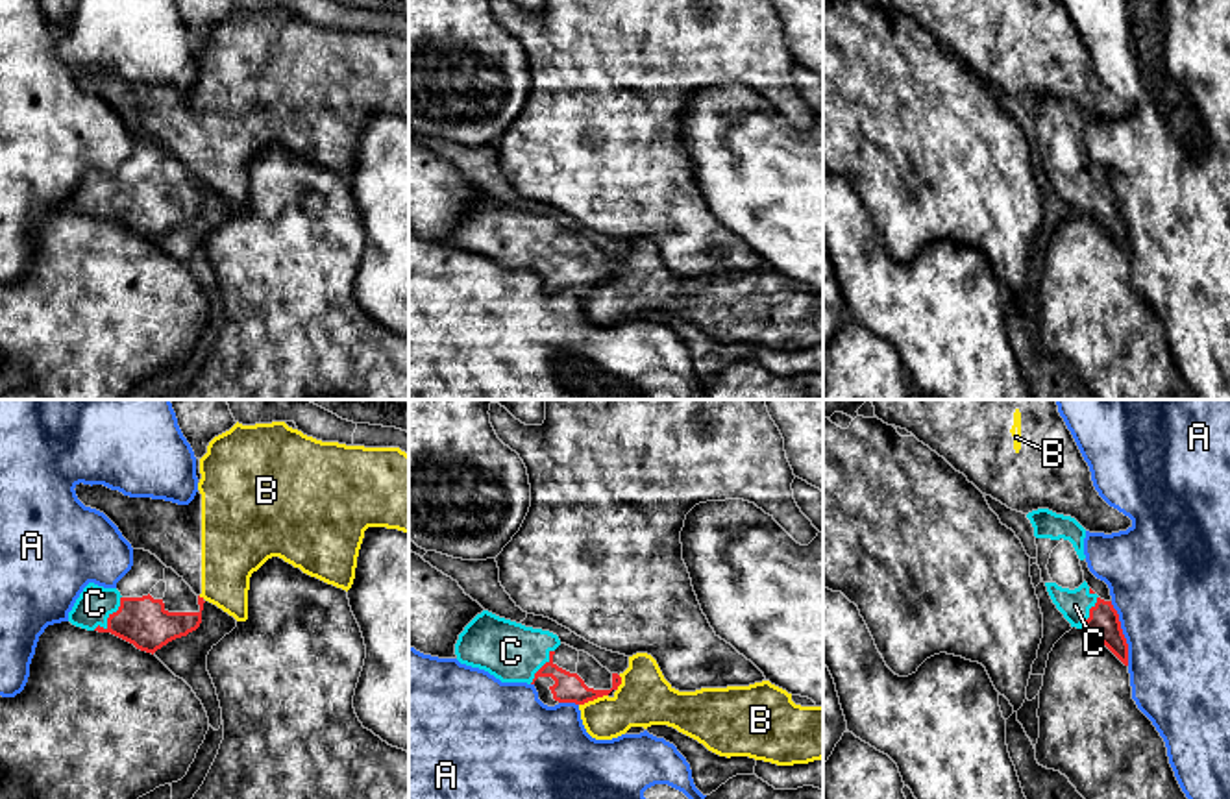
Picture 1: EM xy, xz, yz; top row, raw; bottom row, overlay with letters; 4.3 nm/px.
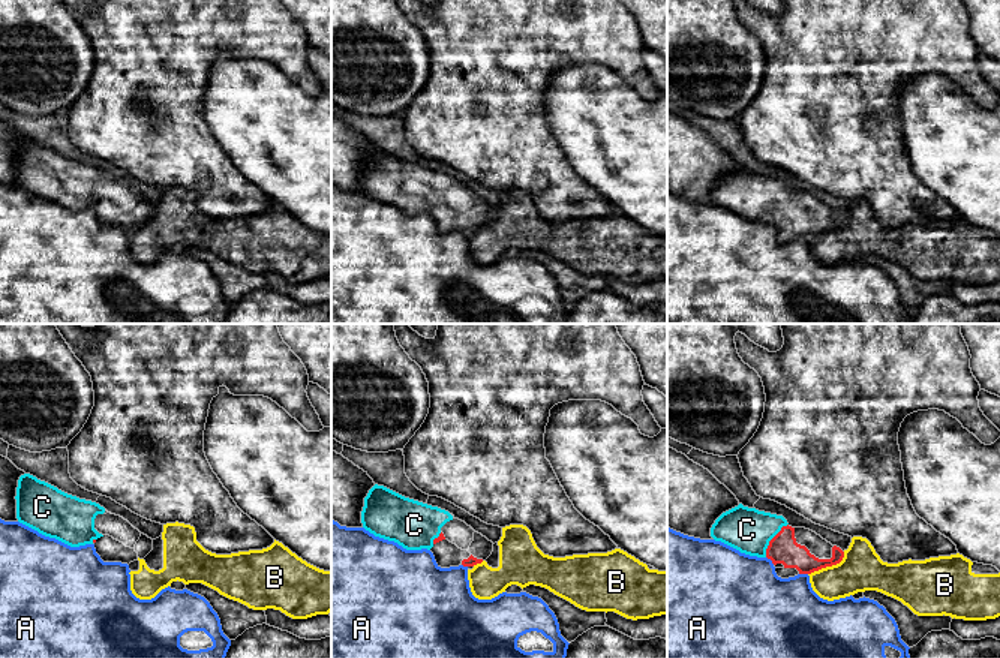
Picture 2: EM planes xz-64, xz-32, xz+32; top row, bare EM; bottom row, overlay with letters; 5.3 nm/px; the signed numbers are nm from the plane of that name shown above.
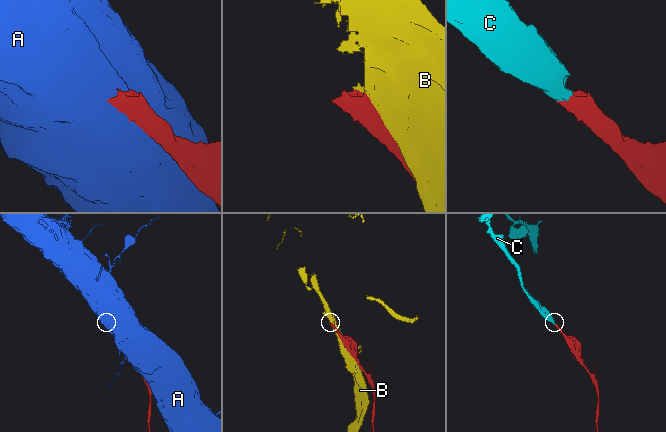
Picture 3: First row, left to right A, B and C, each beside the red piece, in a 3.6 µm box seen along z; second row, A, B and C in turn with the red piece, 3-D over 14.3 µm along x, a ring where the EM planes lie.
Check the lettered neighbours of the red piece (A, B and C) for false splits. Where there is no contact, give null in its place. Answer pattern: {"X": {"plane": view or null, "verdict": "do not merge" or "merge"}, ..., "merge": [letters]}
{"A": {"plane": "yz", "verdict": "do not merge"}, "B": {"plane": "xz", "verdict": "do not merge"}, "C": {"plane": "xy", "verdict": "merge"}, "merge": ["C"]}

